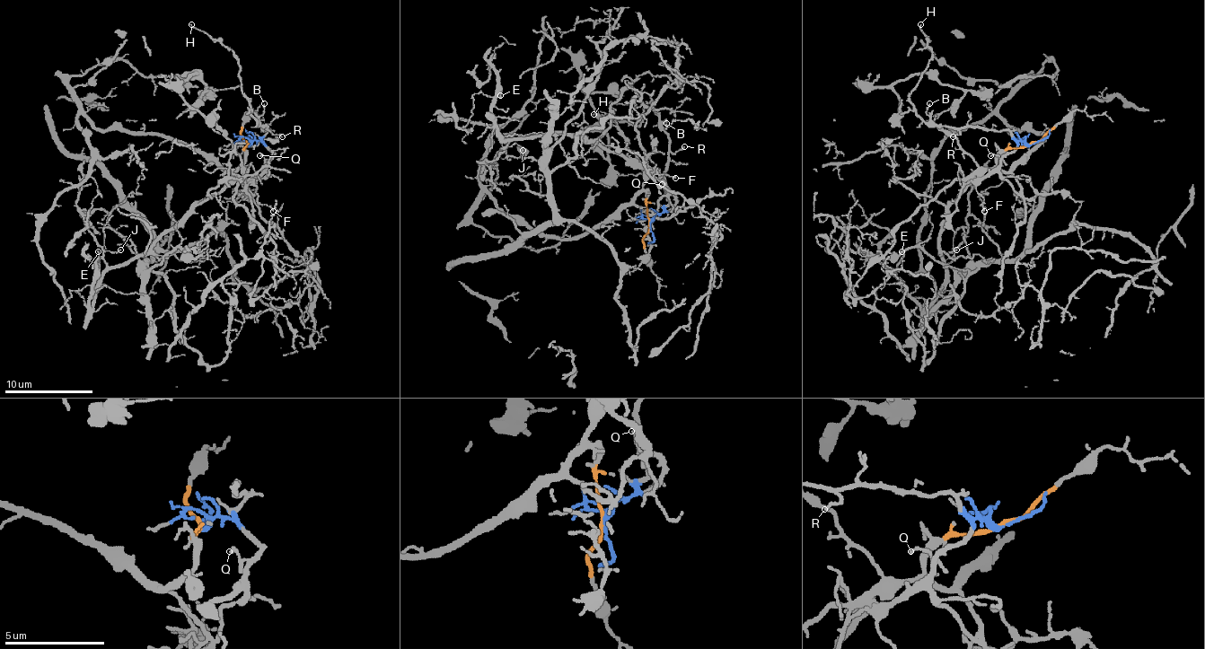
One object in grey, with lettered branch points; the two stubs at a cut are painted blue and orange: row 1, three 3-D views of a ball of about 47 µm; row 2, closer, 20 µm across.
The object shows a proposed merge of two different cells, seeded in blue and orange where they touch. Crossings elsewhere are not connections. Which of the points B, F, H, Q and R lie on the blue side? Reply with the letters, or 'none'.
B, F, H, Q, R

